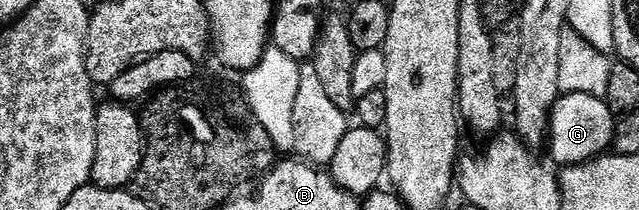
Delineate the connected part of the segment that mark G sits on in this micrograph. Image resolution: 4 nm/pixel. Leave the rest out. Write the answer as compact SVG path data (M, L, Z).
M579 92L559 95L548 121L550 156L558 166L584 164L603 155L613 145L615 127L616 117L603 97Z

